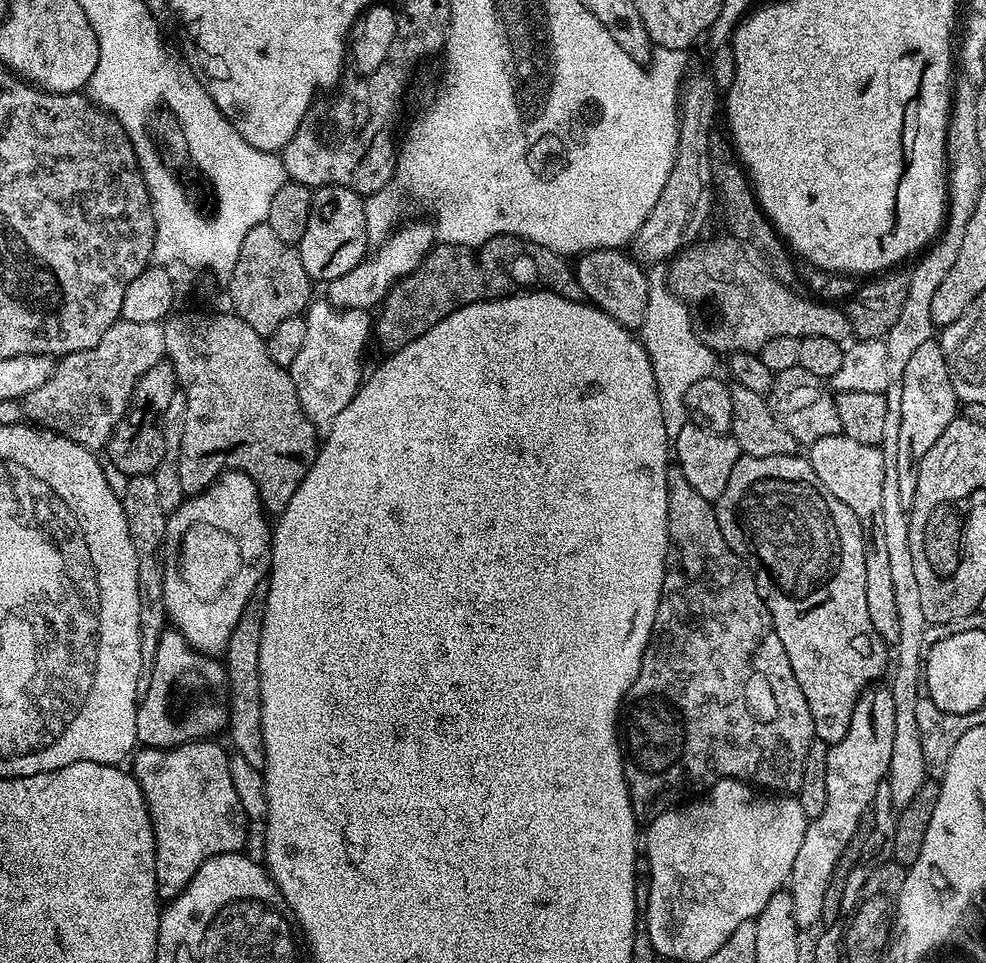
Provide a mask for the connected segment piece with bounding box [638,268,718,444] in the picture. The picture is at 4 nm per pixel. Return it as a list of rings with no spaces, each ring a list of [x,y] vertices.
[[[654,268],[648,272],[646,318],[643,319],[643,326],[638,330],[638,335],[647,350],[647,356],[651,359],[667,440],[674,444],[679,431],[690,422],[684,392],[694,386],[695,382],[712,376],[718,358],[712,349],[698,339],[693,330],[692,319],[689,318],[688,307],[673,294],[668,285],[667,273],[658,269]]]

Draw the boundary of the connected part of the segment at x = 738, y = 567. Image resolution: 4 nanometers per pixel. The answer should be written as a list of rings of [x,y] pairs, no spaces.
[[[679,466],[668,469],[666,494],[668,495],[668,561],[664,564],[660,601],[652,625],[652,639],[642,654],[642,666],[638,670],[638,678],[634,678],[630,690],[624,695],[622,705],[624,777],[628,783],[632,809],[637,821],[640,822],[659,816],[667,808],[677,807],[681,802],[695,797],[701,791],[700,784],[705,783],[704,785],[711,786],[718,778],[742,780],[761,789],[771,790],[776,784],[776,756],[810,754],[814,747],[810,734],[816,734],[814,722],[810,718],[810,706],[806,706],[806,698],[802,698],[802,690],[798,690],[798,684],[794,684],[792,680],[784,680],[784,682],[776,680],[776,678],[794,678],[790,676],[790,658],[787,654],[782,654],[783,648],[778,648],[778,642],[782,642],[782,638],[778,638],[776,627],[770,618],[770,610],[766,610],[758,594],[758,586],[755,578],[752,577],[752,572],[744,563],[744,559],[734,550],[730,550],[726,538],[722,538],[722,530],[718,526],[713,501],[702,498],[702,494],[698,494],[698,490],[690,486],[686,474],[682,474]]]

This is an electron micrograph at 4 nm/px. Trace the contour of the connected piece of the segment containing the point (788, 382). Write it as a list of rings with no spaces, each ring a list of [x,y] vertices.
[[[796,365],[775,373],[766,399],[776,420],[799,445],[811,446],[819,438],[842,434],[835,395],[825,381],[811,374],[810,370]]]

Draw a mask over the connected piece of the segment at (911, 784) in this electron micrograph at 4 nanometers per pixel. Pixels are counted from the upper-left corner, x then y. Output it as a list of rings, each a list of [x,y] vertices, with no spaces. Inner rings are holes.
[[[945,219],[937,237],[928,245],[926,251],[915,261],[913,268],[910,268],[909,276],[910,289],[907,291],[905,305],[902,306],[902,312],[898,316],[897,322],[888,331],[884,340],[886,354],[890,362],[890,386],[885,390],[886,398],[886,430],[882,433],[884,443],[882,451],[884,454],[884,477],[882,478],[882,534],[886,538],[886,554],[890,554],[890,566],[894,574],[894,598],[898,602],[898,642],[894,646],[894,663],[890,668],[890,687],[892,697],[894,698],[894,739],[892,741],[892,757],[888,775],[886,777],[886,791],[891,794],[891,804],[896,812],[905,809],[910,804],[914,795],[918,794],[925,781],[928,779],[928,765],[925,762],[925,754],[922,753],[921,734],[918,731],[918,686],[920,685],[920,664],[922,662],[922,642],[926,630],[930,626],[926,614],[922,614],[922,602],[918,598],[918,582],[914,579],[914,558],[910,558],[910,530],[908,529],[909,513],[906,511],[906,505],[902,502],[902,493],[898,491],[898,425],[902,422],[902,370],[906,370],[906,362],[922,346],[922,342],[933,337],[936,325],[933,318],[930,317],[931,299],[938,290],[939,283],[946,279],[946,273],[954,266],[954,261],[958,259],[958,250],[962,246],[962,237],[966,228],[962,228],[964,222],[958,220]]]

